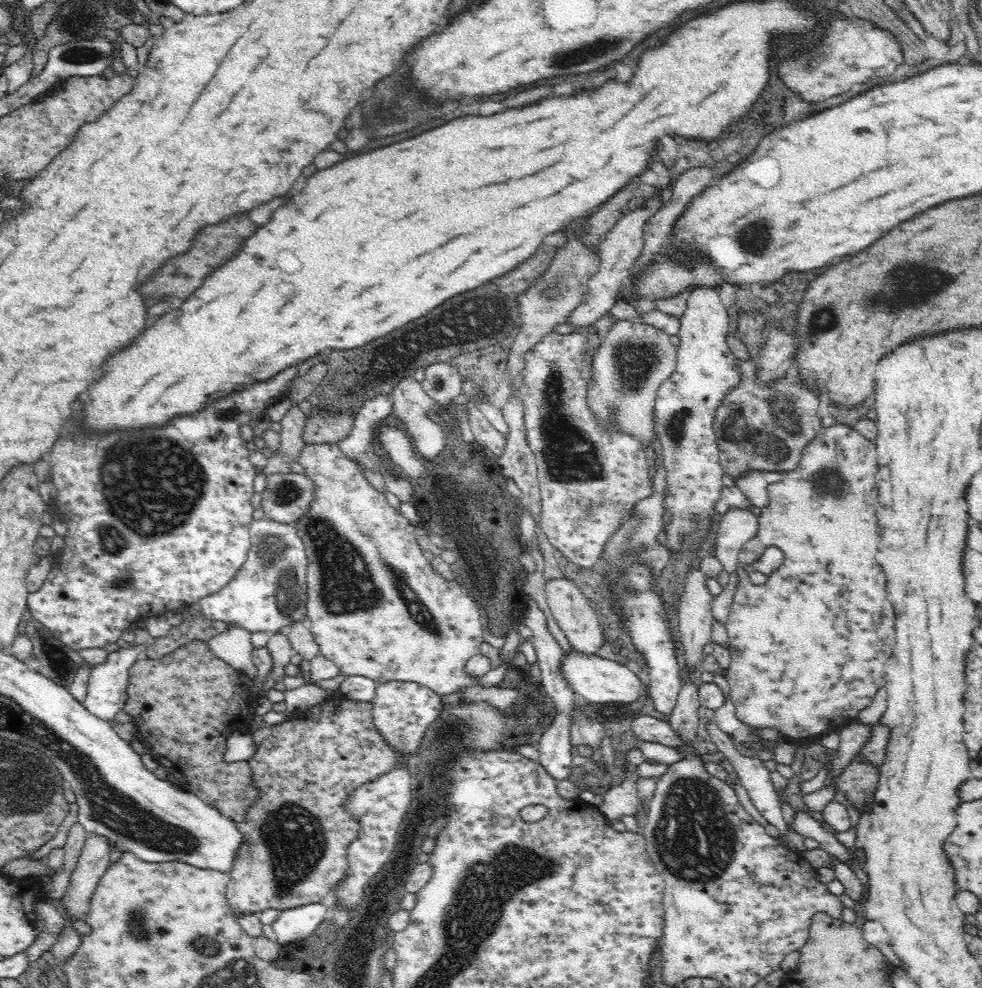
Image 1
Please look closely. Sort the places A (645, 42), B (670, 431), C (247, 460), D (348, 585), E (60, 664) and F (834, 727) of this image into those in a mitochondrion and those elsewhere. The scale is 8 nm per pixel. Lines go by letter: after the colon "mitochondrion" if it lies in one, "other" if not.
A: other
B: mitochondrion
C: other
D: mitochondrion
E: other
F: other

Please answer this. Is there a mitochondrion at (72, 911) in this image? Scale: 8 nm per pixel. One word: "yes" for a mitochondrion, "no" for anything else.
no

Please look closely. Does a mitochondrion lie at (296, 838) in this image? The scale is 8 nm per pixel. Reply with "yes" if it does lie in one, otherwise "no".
yes

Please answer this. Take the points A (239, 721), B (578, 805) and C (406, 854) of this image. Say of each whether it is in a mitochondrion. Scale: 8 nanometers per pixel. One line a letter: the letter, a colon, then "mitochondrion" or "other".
A: other
B: other
C: other

